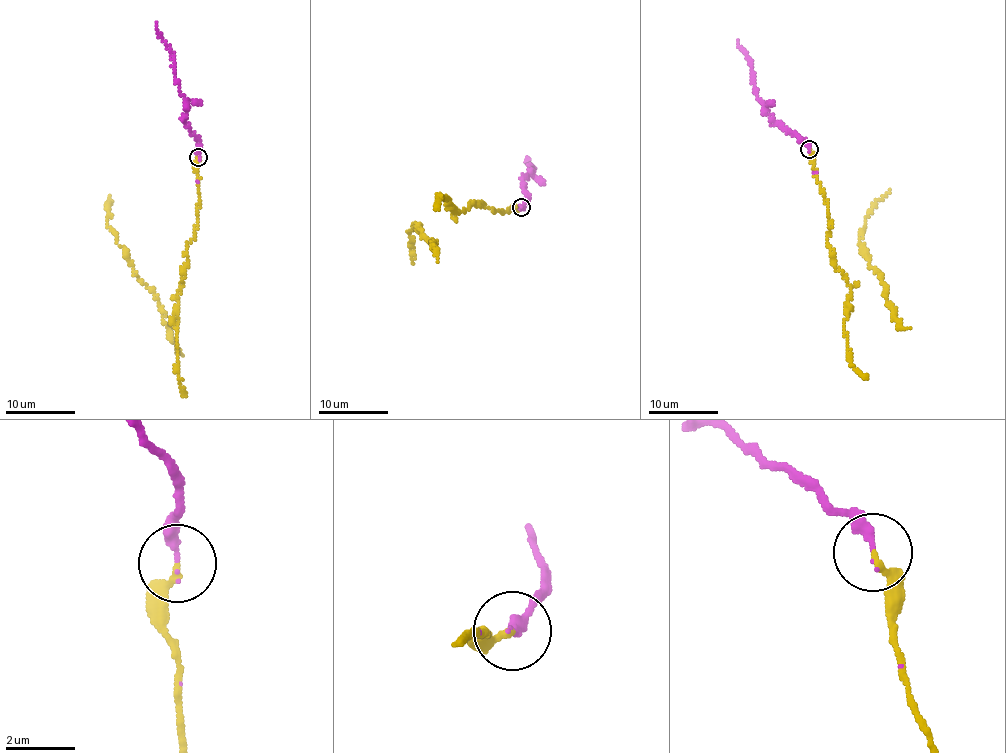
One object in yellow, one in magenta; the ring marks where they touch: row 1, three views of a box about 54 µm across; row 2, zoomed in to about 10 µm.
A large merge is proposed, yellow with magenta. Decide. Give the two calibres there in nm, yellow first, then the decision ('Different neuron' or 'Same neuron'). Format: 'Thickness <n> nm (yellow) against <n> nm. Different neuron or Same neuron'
Thickness 200 nm (yellow) against 240 nm. Same neuron

